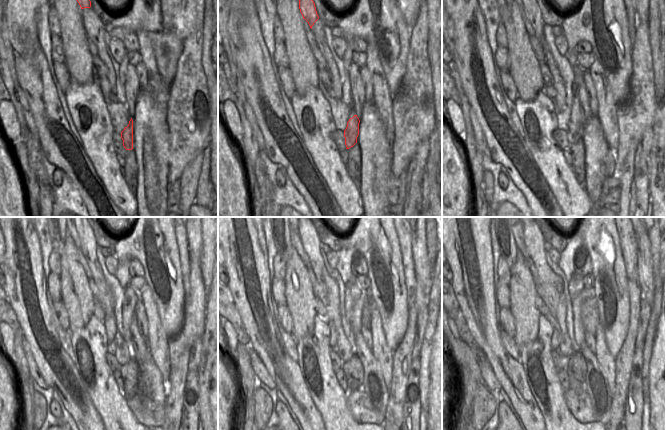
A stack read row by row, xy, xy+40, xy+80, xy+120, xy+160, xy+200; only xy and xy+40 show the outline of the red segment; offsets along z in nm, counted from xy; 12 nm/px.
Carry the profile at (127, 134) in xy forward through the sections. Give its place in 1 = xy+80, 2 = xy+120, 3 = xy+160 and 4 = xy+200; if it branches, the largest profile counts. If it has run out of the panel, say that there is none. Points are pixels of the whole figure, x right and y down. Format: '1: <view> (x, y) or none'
1: xy+80 (575, 128)
2: xy+120 (123, 353)
3: xy+160 (329, 296)
4: xy+200 (549, 286)

